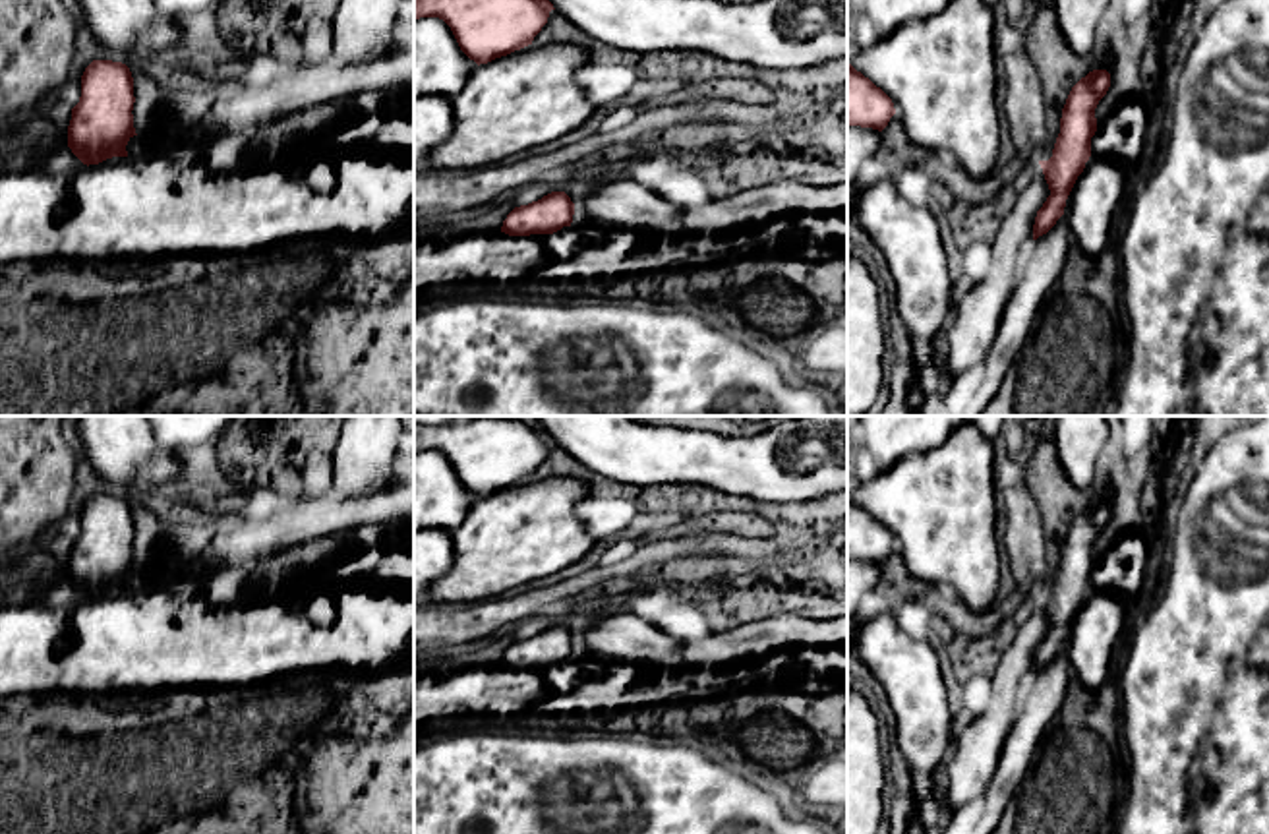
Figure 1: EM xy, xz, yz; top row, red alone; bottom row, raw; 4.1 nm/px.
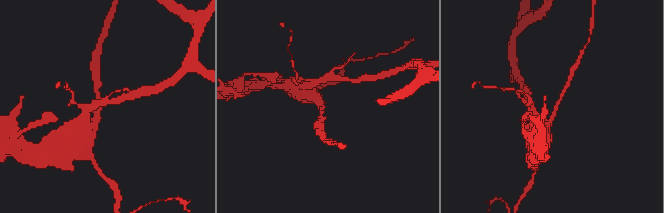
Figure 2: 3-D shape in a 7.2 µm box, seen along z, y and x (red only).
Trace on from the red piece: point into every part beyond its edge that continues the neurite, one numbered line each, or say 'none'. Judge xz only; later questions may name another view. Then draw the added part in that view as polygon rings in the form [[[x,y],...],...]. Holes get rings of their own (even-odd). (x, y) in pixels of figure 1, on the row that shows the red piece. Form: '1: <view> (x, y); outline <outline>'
none

